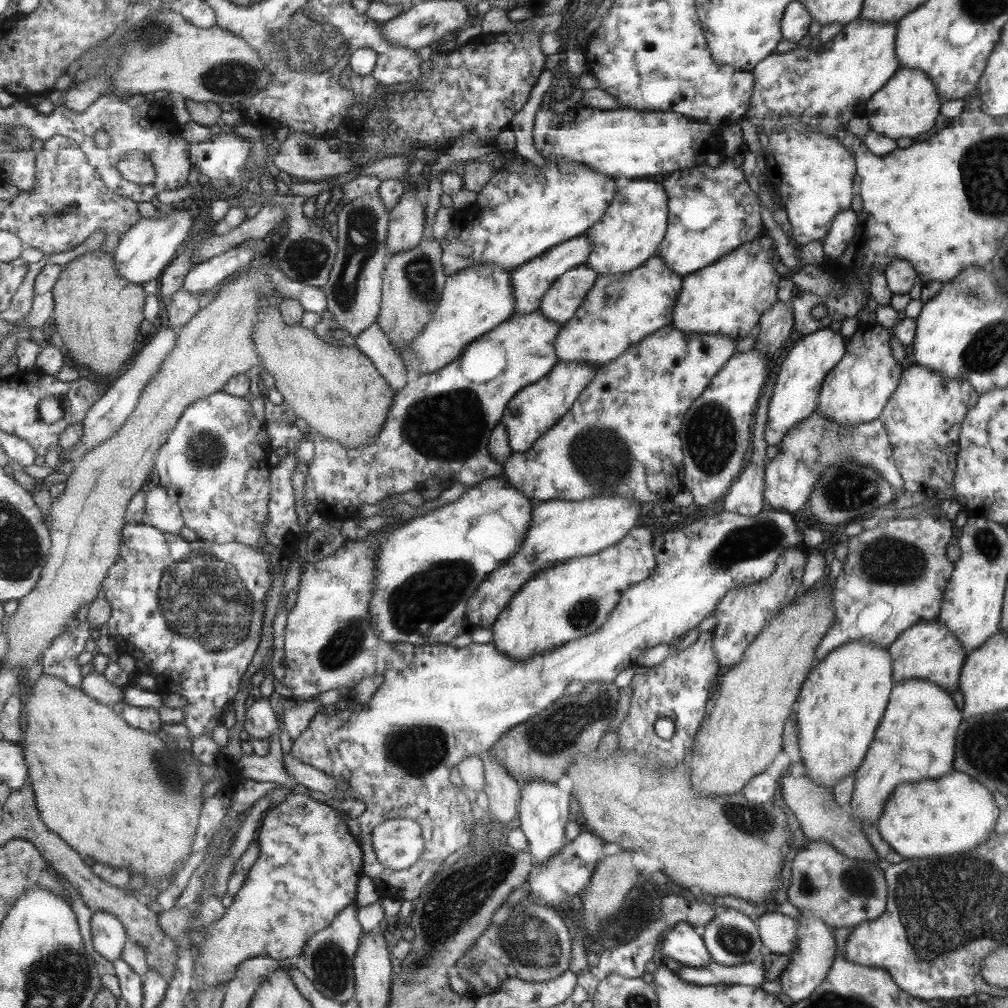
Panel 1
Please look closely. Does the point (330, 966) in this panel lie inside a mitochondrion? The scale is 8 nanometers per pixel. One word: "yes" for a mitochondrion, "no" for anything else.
yes

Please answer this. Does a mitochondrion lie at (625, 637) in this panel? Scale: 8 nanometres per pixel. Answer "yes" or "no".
no

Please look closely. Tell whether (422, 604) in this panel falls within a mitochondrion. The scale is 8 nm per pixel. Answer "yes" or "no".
yes

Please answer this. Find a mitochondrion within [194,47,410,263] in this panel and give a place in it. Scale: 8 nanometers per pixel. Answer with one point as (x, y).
(236, 79)

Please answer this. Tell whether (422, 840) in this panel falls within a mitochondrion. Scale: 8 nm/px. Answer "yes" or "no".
no

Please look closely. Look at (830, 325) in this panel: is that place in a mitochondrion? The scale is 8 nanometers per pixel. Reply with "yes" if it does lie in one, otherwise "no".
no

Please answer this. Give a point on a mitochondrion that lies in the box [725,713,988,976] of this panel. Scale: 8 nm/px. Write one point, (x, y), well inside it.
(860, 878)

